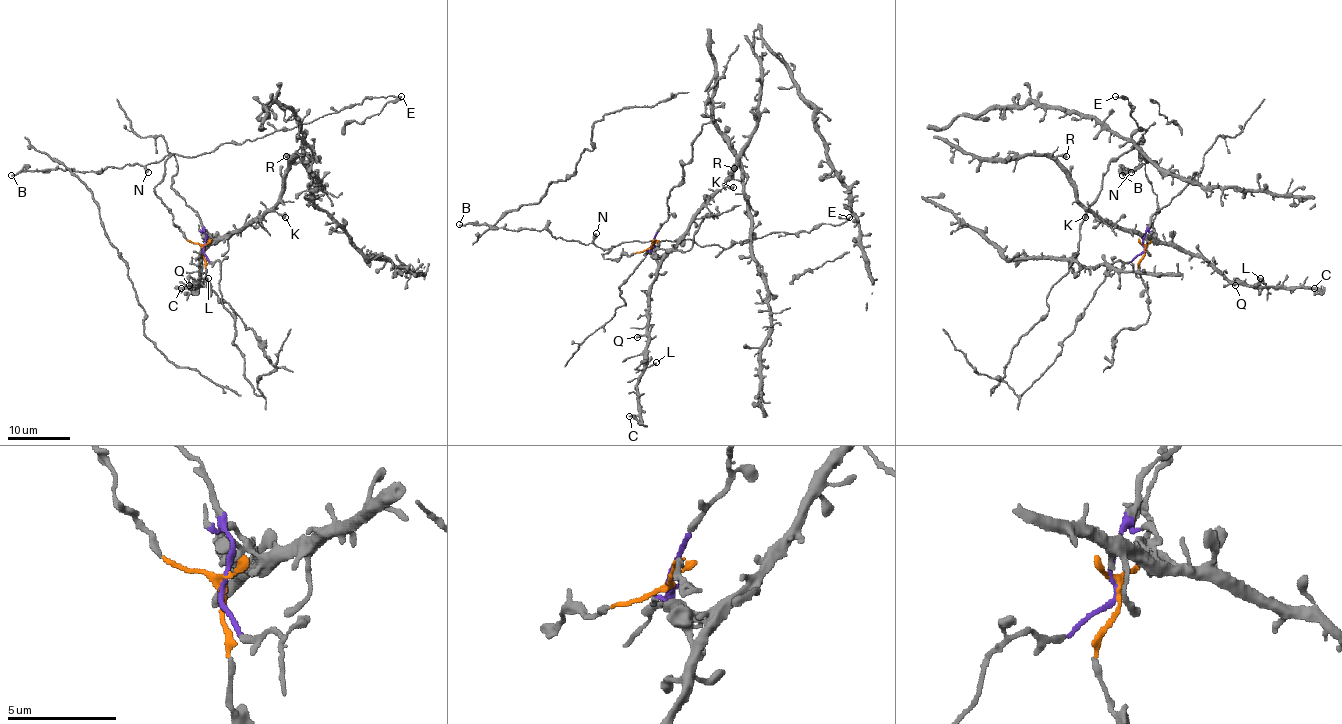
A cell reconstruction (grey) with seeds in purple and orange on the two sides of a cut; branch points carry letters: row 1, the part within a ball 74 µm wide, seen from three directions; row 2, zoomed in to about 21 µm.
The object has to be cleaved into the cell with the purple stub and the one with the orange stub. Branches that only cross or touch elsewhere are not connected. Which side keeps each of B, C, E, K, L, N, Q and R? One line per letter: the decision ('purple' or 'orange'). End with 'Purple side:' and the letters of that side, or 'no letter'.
B: orange
C: purple
E: orange
K: purple
L: purple
N: orange
Q: purple
R: purple
Purple side: C, K, L, Q, R

